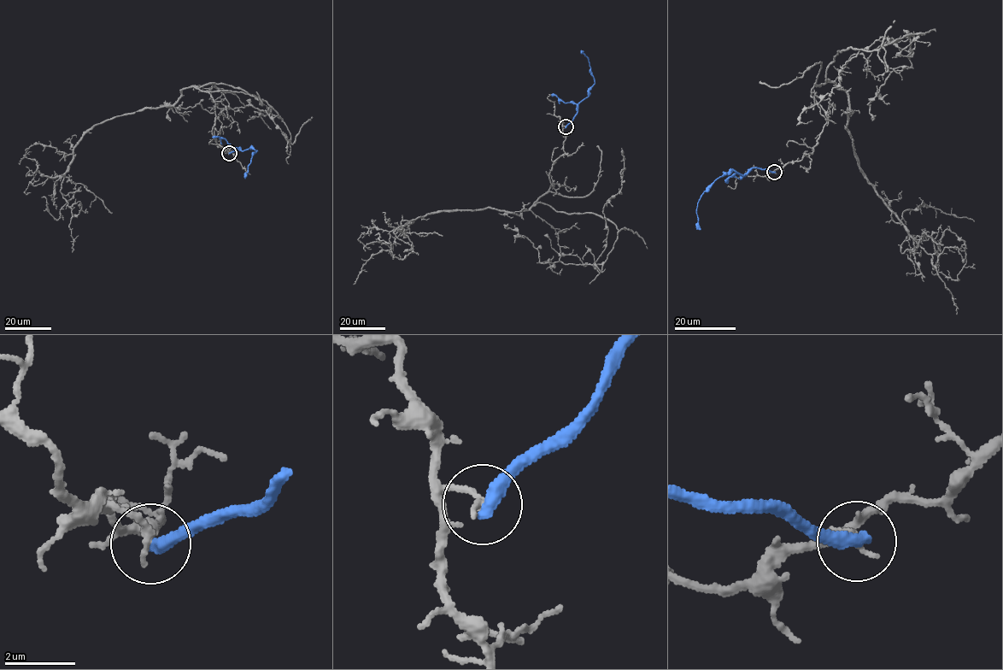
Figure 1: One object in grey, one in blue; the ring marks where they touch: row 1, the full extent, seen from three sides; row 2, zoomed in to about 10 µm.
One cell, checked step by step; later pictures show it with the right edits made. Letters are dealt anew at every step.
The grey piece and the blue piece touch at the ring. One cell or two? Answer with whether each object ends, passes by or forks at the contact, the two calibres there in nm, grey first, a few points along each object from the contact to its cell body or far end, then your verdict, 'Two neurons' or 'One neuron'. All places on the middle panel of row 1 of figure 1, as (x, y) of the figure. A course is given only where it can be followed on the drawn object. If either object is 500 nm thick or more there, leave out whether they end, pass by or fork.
At the ring grey ends. At the ring blue ends. Thickness 200 nm (grey) against 420 nm. Course of grey: (565, 127), (554, 184), (537, 201), (615, 225), (613, 247), (594, 265), (623, 151), (625, 159). Course of blue: (566, 127), (595, 82), (588, 58), (581, 53). Two neurons

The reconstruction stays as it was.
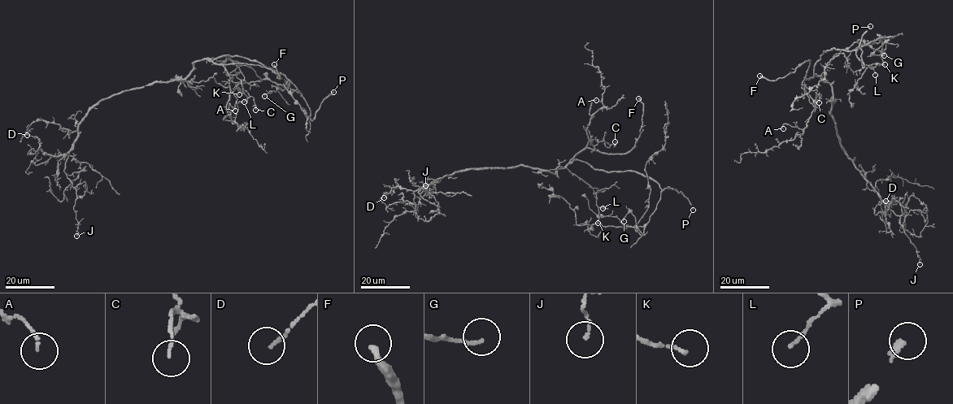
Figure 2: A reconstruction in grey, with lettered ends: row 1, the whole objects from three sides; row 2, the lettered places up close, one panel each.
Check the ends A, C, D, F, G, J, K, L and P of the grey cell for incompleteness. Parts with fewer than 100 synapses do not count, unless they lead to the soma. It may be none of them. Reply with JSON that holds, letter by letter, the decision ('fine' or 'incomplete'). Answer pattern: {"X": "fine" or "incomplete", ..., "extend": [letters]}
{"A": "fine", "C": "fine", "D": "fine", "F": "fine", "G": "fine", "J": "fine", "K": "fine", "L": "fine", "P": "incomplete", "extend": ["P"]}

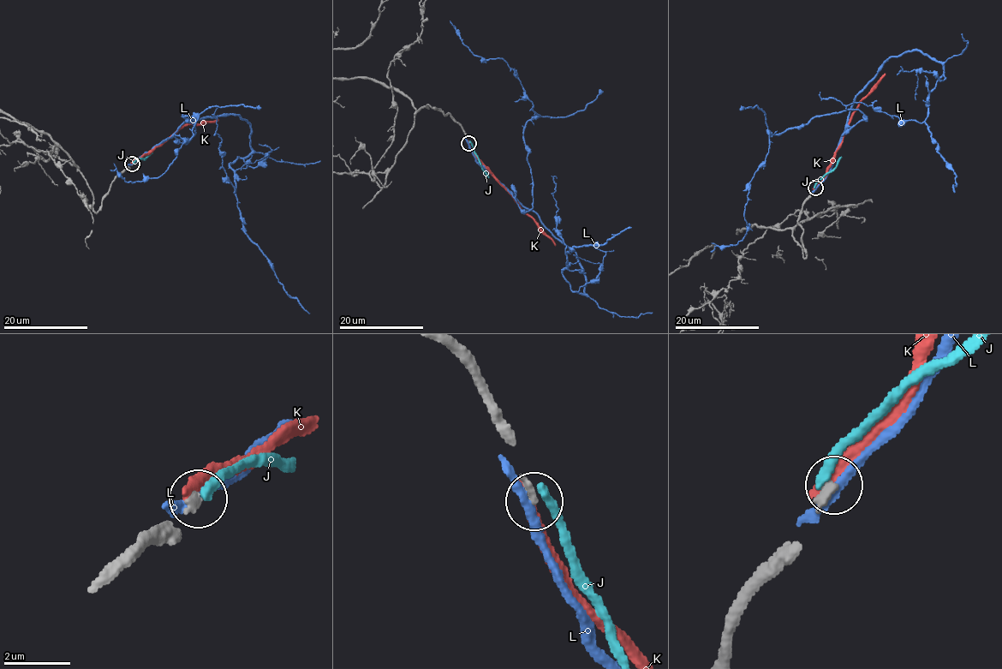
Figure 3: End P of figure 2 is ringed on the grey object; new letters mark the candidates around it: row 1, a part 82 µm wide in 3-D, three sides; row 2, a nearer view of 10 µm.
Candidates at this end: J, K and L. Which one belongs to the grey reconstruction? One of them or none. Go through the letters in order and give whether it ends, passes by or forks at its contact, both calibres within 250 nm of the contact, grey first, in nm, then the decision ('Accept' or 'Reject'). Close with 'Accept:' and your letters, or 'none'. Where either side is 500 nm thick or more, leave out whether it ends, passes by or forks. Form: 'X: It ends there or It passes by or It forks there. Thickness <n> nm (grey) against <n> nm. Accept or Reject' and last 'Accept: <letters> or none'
J: It ends there. Thickness 200 nm (grey) against 280 nm. Reject
K: It ends there. Thickness 200 nm (grey) against 320 nm. Reject
L: It passes by. Thickness 200 nm (grey) against 260 nm. Reject
Accept: none

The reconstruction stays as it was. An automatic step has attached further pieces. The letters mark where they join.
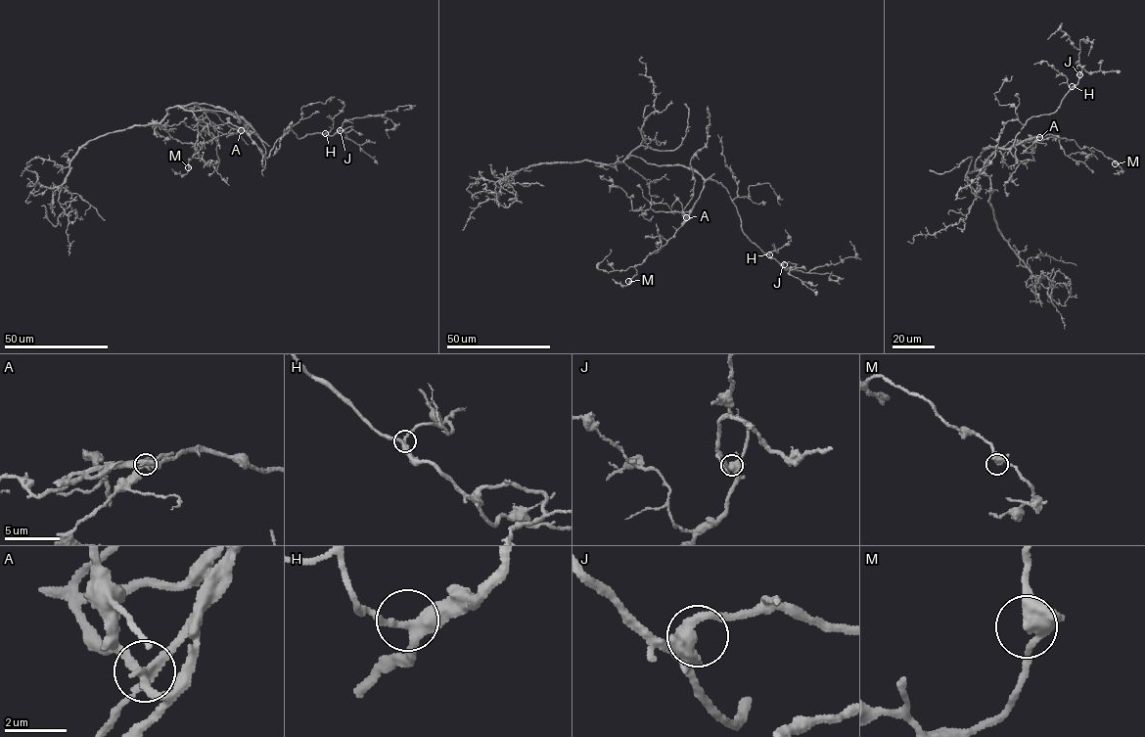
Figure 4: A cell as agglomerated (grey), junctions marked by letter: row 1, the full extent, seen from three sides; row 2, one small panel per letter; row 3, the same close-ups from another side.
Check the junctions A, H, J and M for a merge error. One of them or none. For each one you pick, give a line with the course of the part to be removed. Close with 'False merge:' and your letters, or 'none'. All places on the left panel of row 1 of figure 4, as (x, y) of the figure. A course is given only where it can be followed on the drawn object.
A: course (241, 130), (249, 130), (258, 136), (242, 116), (216, 107)
False merge: A

